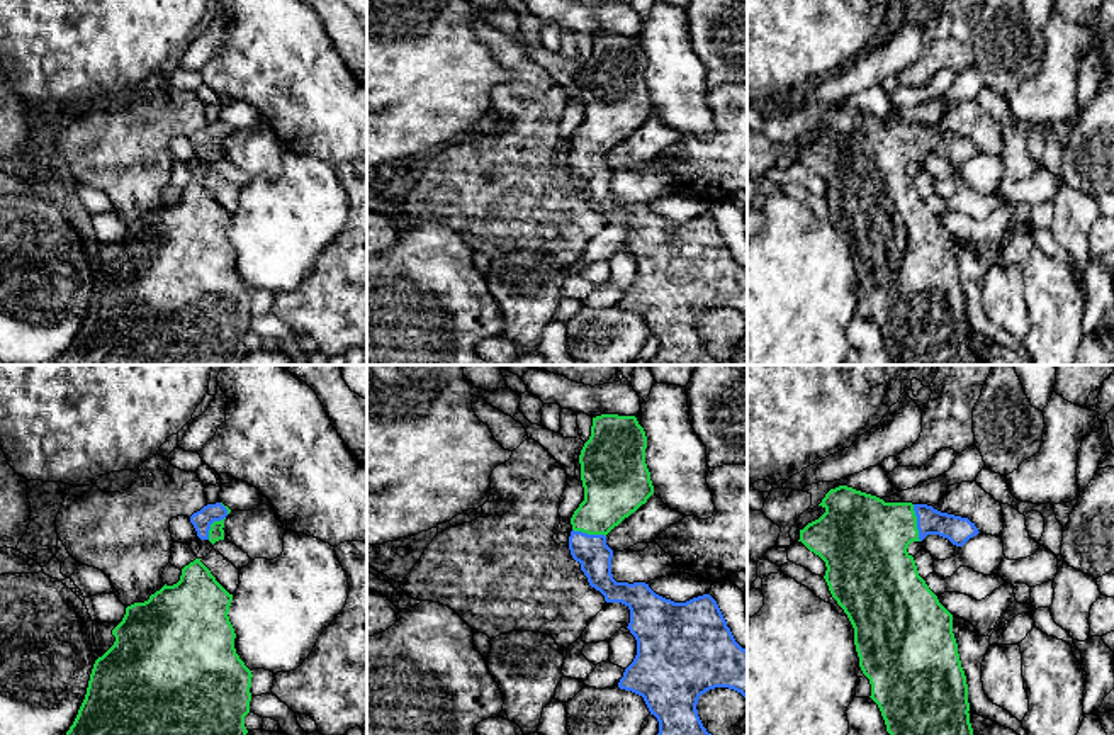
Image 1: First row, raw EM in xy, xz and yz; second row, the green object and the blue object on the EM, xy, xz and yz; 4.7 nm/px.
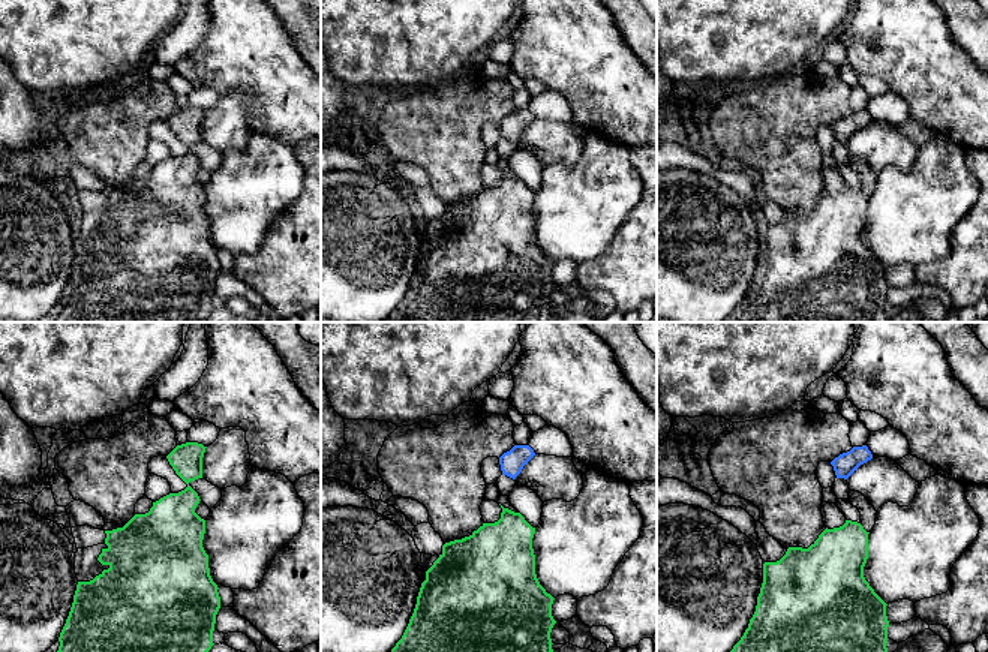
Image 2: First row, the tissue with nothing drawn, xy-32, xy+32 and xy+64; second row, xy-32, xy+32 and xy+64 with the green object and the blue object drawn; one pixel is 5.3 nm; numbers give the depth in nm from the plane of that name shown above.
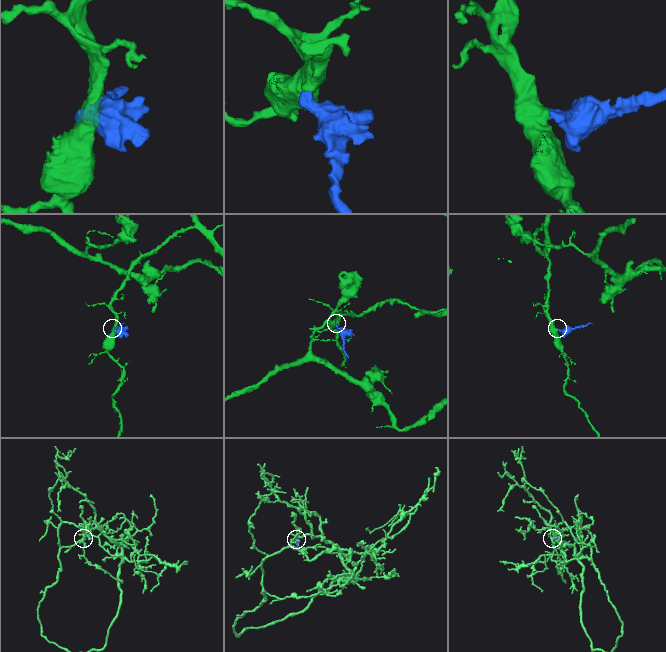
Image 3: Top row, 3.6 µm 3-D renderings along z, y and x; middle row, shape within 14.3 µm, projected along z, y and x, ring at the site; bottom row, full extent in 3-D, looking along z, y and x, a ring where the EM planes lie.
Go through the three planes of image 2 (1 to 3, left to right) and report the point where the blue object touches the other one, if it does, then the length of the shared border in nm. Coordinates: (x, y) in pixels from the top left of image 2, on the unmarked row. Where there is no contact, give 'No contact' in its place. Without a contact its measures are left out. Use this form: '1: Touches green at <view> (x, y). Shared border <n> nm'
1: No contact
2: No contact
3: No contact

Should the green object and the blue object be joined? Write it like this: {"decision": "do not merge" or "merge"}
{"decision": "merge"}

